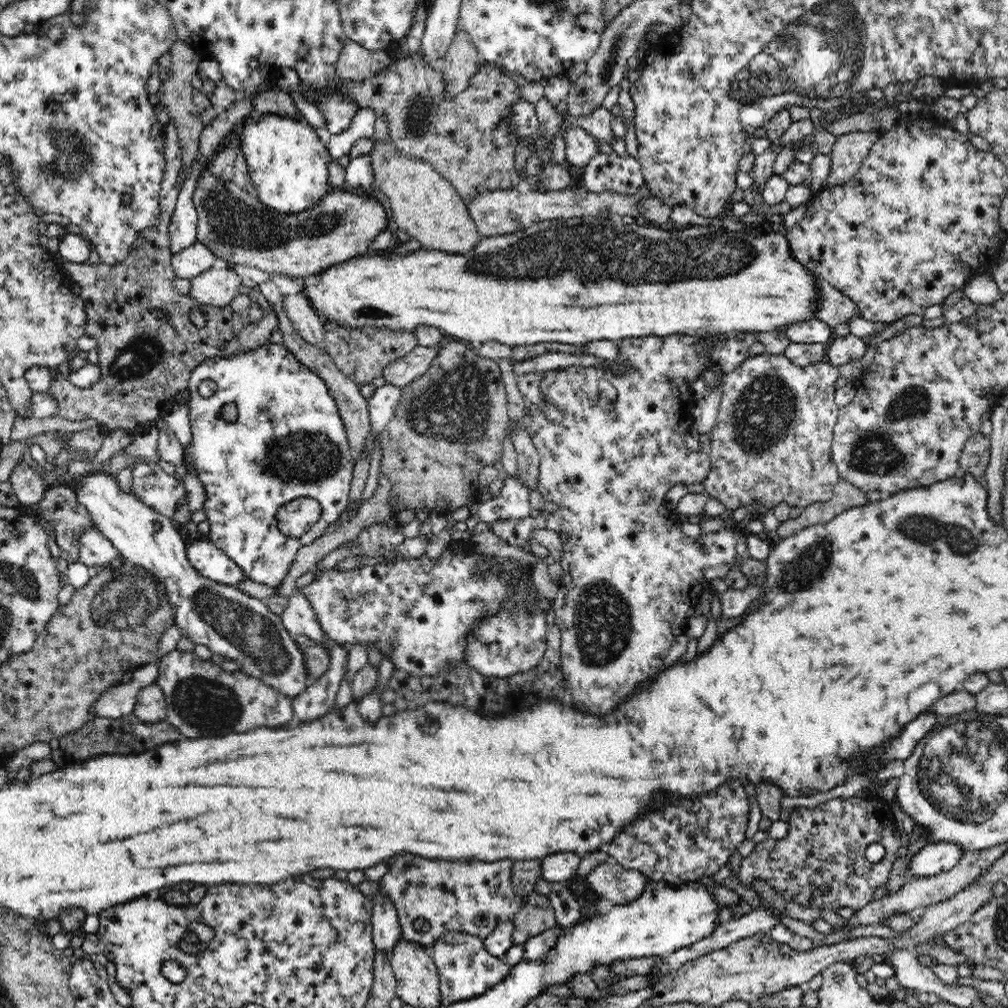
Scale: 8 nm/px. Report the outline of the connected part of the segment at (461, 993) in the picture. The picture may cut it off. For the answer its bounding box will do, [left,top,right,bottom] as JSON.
[431,931,510,1005]

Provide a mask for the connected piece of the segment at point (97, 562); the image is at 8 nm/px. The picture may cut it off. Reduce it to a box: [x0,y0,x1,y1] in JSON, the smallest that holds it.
[78,522,120,569]

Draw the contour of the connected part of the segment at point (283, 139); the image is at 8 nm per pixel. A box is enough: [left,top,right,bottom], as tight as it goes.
[241,114,333,214]

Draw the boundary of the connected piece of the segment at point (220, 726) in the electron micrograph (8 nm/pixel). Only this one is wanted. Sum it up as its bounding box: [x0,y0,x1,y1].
[157,650,292,738]

